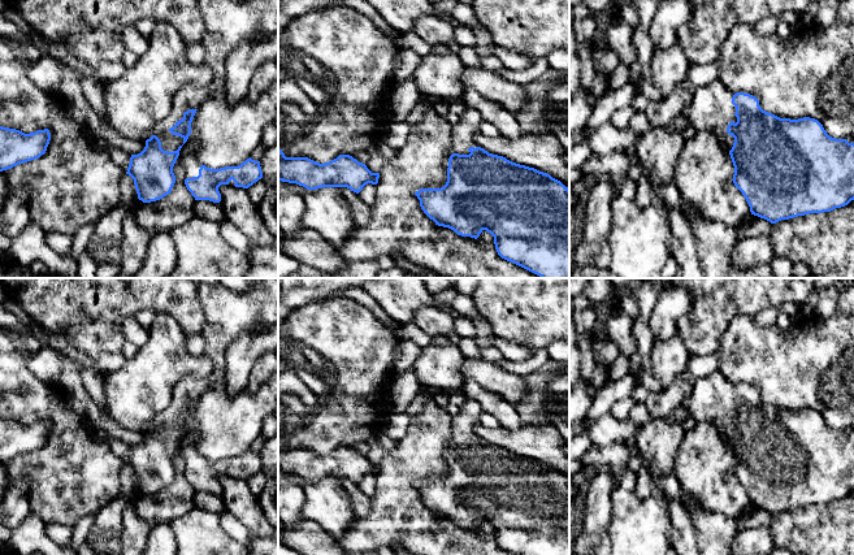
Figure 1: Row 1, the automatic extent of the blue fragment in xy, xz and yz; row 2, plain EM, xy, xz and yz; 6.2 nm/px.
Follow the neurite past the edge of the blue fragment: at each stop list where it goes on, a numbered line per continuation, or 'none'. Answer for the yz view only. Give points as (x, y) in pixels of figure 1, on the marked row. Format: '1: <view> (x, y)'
1: yz (711, 108)

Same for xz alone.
1: xz (463, 133)

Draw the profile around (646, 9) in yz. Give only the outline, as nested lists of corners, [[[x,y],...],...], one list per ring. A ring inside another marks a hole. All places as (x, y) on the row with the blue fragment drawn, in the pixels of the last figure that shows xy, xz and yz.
[[[632,0],[638,14],[638,23],[633,29],[633,44],[637,49],[637,61],[643,71],[643,83],[640,90],[650,101],[656,101],[662,97],[660,91],[651,82],[651,56],[654,47],[649,35],[651,21],[656,13],[660,0]]]

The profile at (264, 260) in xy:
[[[278,237],[272,247],[253,246],[248,257],[251,266],[244,278],[278,278]]]

